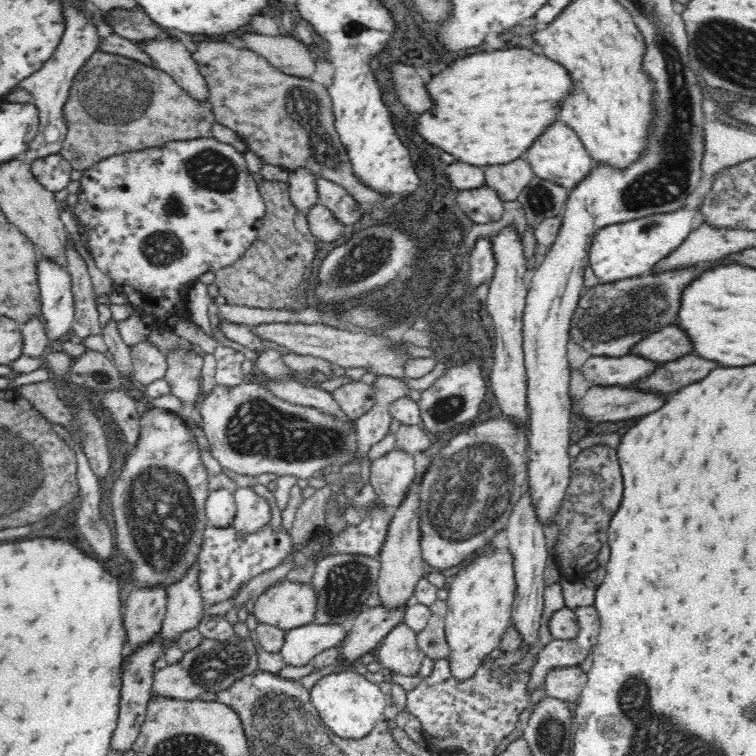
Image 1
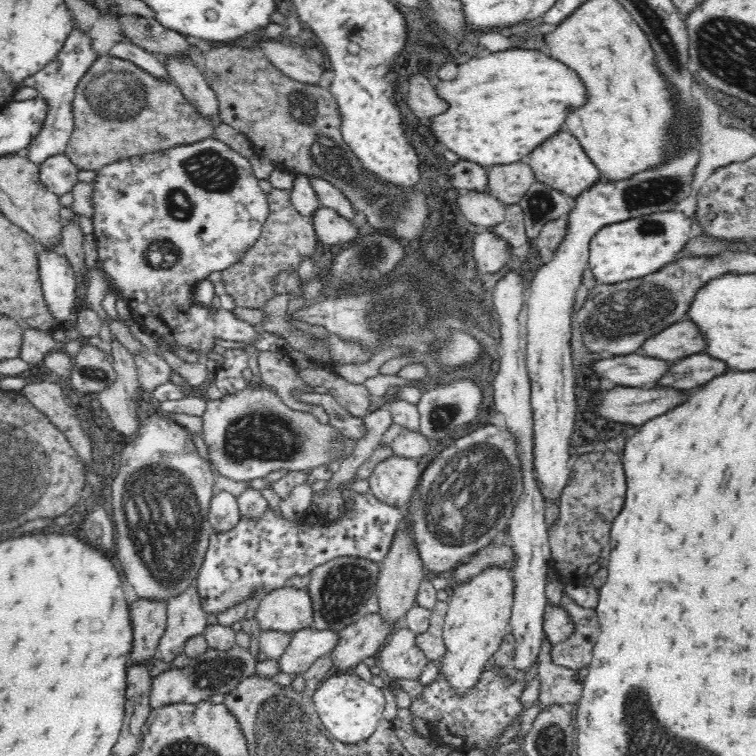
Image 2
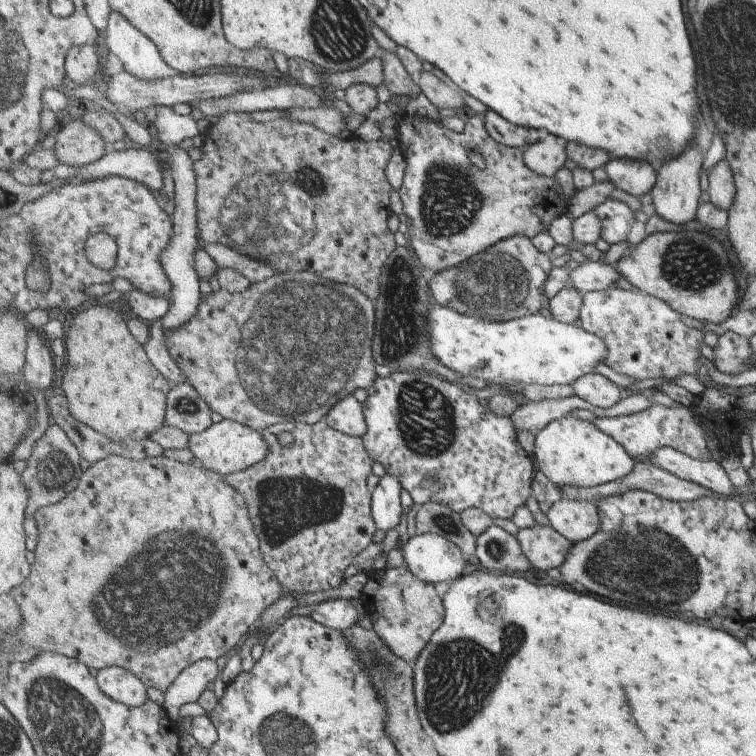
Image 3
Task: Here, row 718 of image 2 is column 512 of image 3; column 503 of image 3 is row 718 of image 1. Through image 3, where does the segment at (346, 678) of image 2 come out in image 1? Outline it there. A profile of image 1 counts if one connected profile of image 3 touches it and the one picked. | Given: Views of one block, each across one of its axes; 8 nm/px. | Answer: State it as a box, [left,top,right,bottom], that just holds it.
[309,667,388,738]

